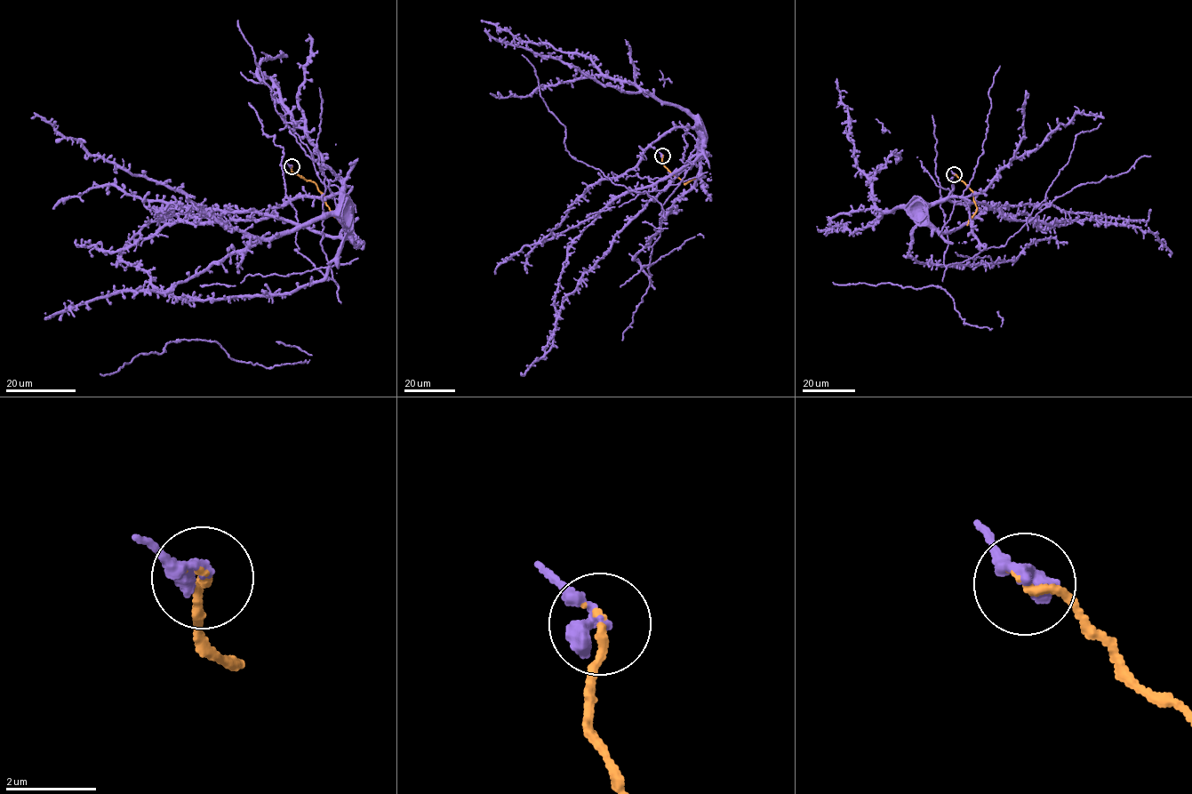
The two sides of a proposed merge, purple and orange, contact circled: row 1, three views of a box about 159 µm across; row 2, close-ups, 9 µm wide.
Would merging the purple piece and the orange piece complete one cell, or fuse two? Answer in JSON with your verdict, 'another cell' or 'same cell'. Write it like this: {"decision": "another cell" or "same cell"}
{"decision": "same cell"}

